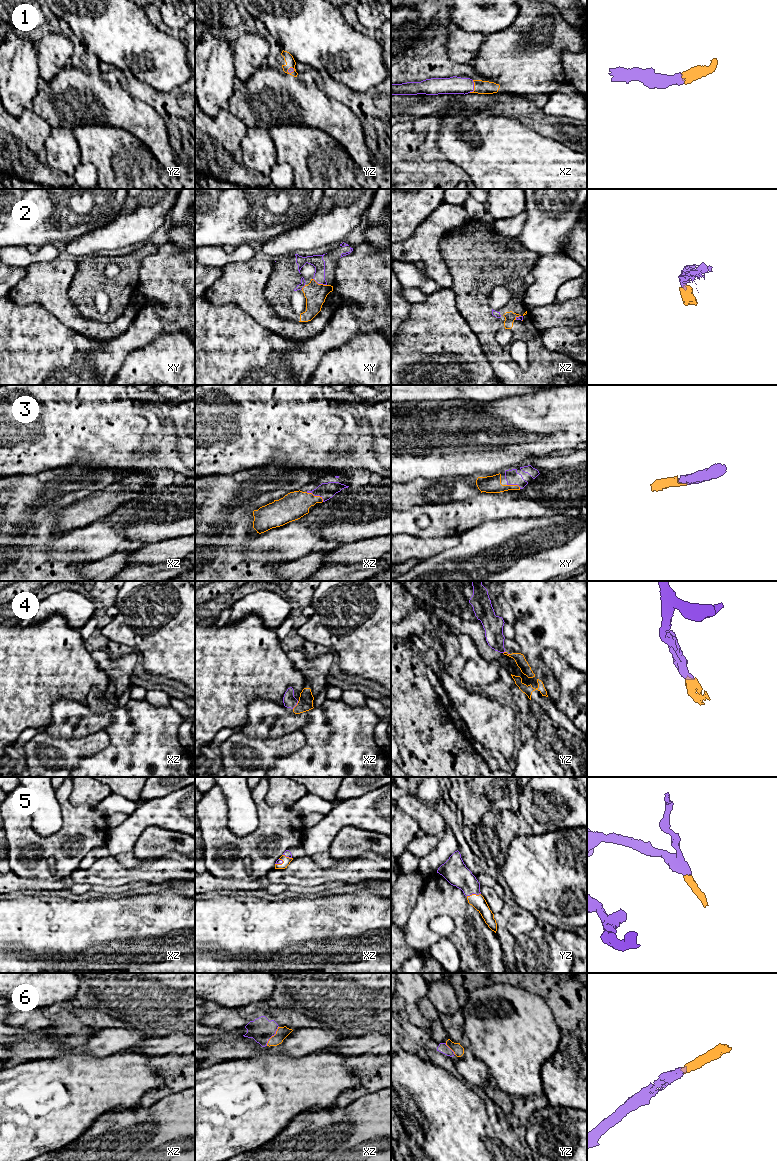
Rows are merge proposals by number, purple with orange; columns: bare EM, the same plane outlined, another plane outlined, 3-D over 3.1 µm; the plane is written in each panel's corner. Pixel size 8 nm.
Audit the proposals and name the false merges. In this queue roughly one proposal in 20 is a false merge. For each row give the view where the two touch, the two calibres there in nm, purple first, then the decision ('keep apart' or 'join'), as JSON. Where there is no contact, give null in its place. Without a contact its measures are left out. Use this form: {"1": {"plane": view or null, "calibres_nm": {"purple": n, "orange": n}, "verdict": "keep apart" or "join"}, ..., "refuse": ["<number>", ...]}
{"1": {"plane": "xz", "calibres_nm": {"purple": 140, "orange": 110}, "verdict": "join"}, "2": {"plane": "xy", "calibres_nm": {"purple": 100, "orange": 170}, "verdict": "join"}, "3": {"plane": "xz", "calibres_nm": {"purple": 130, "orange": 220}, "verdict": "join"}, "4": {"plane": "xz", "calibres_nm": {"purple": 100, "orange": 120}, "verdict": "join"}, "5": {"plane": "yz", "calibres_nm": {"purple": 200, "orange": 110}, "verdict": "join"}, "6": {"plane": "xz", "calibres_nm": {"purple": 190, "orange": 100}, "verdict": "join"}, "refuse": []}

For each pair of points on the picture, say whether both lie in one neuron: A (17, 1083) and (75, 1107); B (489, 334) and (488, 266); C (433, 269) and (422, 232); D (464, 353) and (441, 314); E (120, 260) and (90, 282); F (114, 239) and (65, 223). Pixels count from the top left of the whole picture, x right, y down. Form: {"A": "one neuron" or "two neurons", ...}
{"A": "one neuron", "B": "one neuron", "C": "one neuron", "D": "one neuron", "E": "one neuron", "F": "two neurons"}

